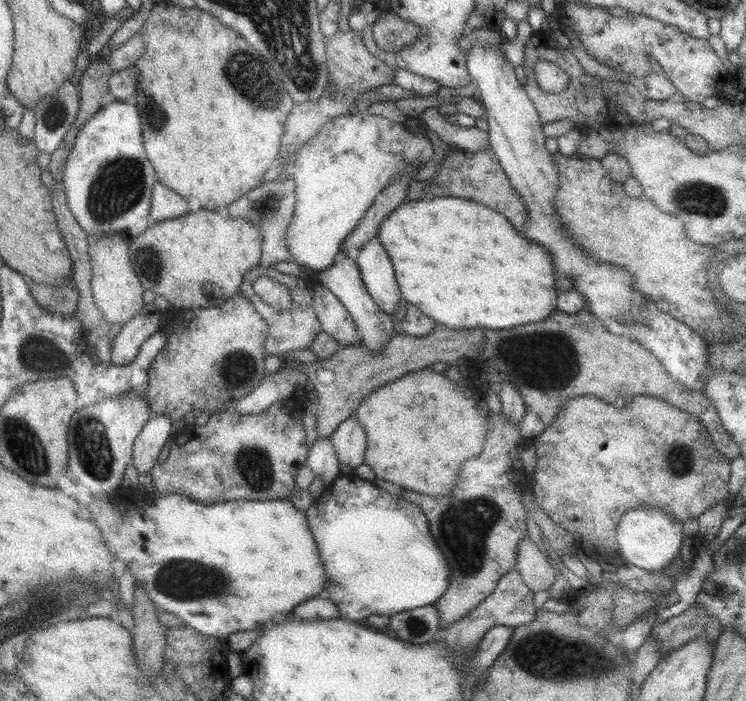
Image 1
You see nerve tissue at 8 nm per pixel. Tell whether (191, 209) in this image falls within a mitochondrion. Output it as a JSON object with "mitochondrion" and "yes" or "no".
{"mitochondrion":"no"}

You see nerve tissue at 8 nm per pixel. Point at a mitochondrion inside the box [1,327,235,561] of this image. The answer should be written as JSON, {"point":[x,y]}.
{"point":[92,450]}

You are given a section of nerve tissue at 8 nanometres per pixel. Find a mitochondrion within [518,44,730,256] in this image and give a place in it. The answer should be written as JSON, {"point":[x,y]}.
{"point":[706,200]}

